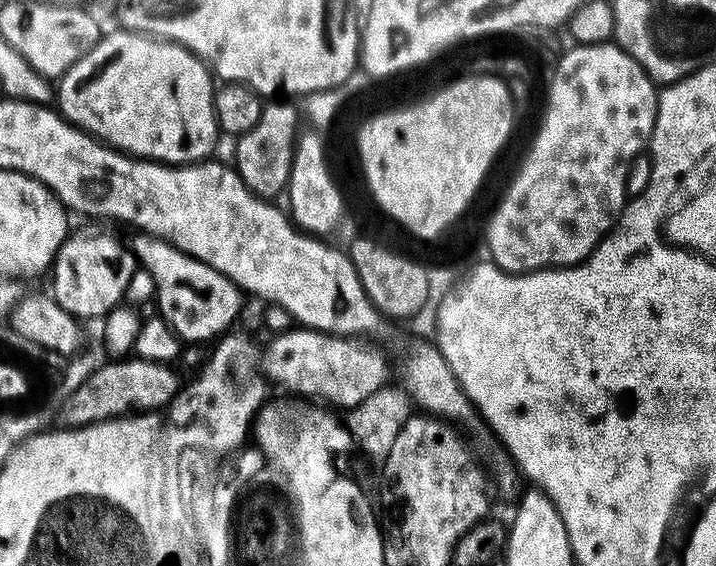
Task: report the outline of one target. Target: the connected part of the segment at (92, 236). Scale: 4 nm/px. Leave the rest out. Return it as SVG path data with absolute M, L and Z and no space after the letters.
M88 222L85 228L69 231L64 238L64 245L56 251L55 261L50 269L52 289L50 295L56 300L62 310L77 318L106 317L108 313L121 303L122 294L127 290L127 284L132 278L132 272L138 268L138 261L132 255L129 245L124 244L112 232L103 228L103 223Z

